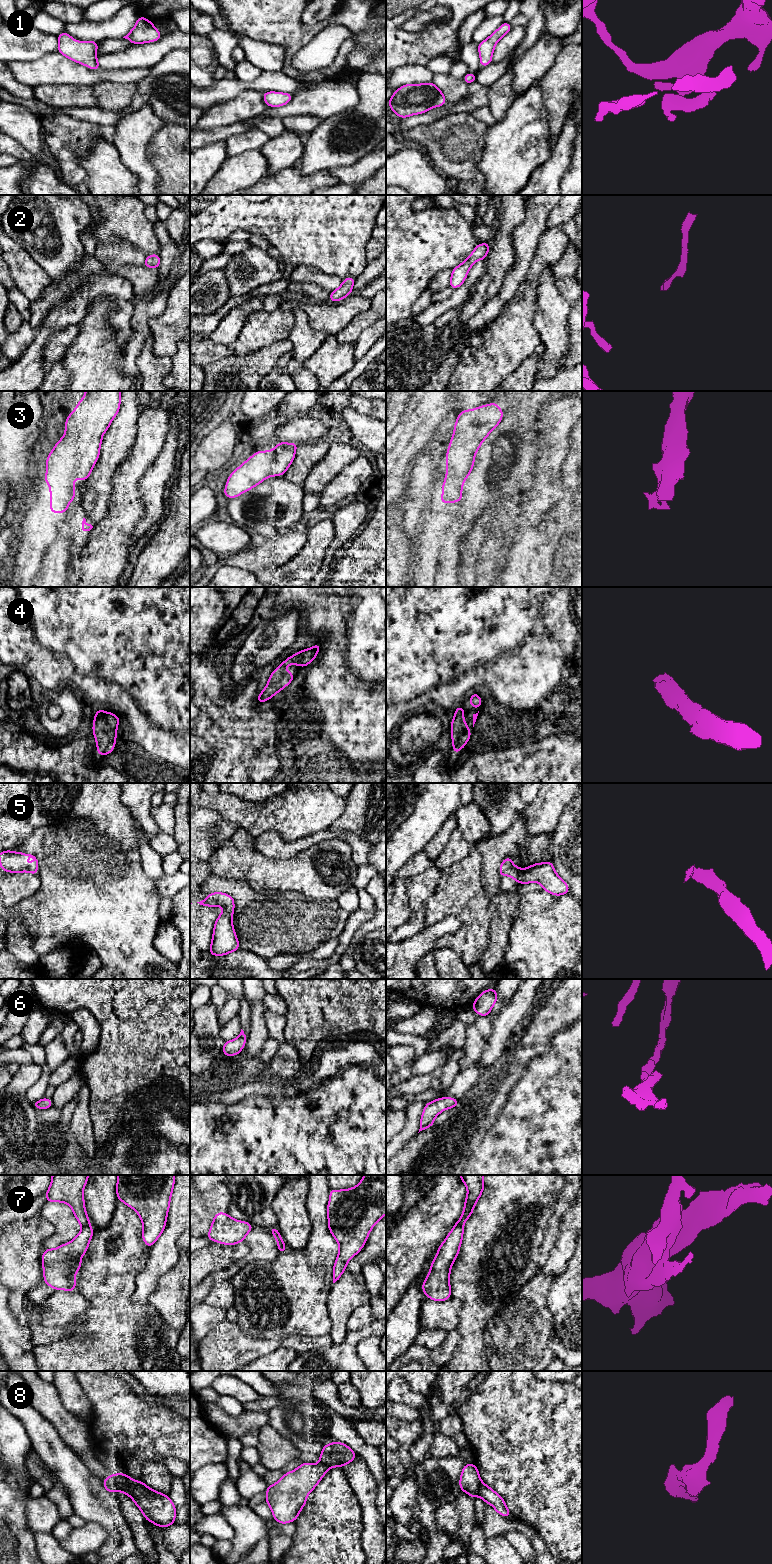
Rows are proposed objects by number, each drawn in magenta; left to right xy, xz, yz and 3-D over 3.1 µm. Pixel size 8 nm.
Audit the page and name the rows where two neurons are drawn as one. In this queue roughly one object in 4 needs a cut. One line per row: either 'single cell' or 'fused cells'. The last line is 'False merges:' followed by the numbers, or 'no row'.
1: single cell
2: single cell
3: single cell
4: single cell
5: single cell
6: single cell
7: fused cells
8: fused cells
False merges: 7, 8

